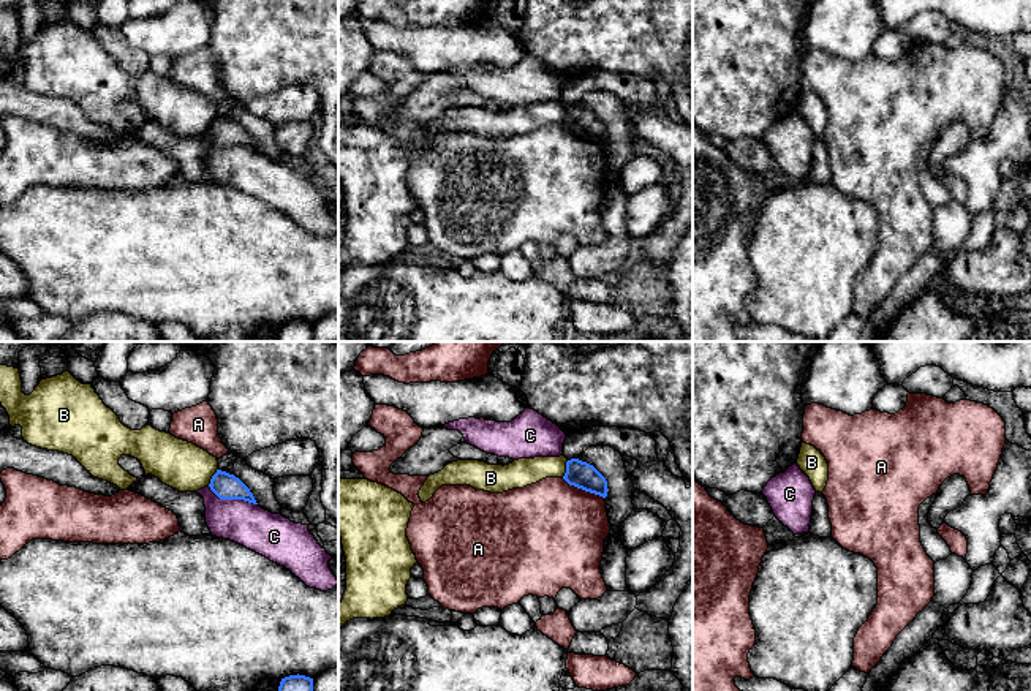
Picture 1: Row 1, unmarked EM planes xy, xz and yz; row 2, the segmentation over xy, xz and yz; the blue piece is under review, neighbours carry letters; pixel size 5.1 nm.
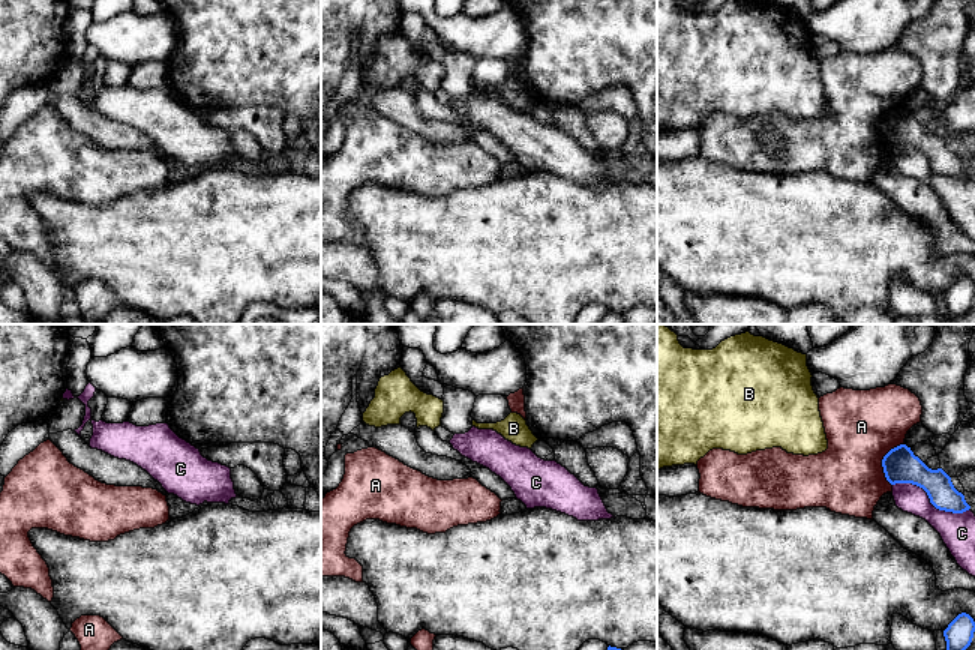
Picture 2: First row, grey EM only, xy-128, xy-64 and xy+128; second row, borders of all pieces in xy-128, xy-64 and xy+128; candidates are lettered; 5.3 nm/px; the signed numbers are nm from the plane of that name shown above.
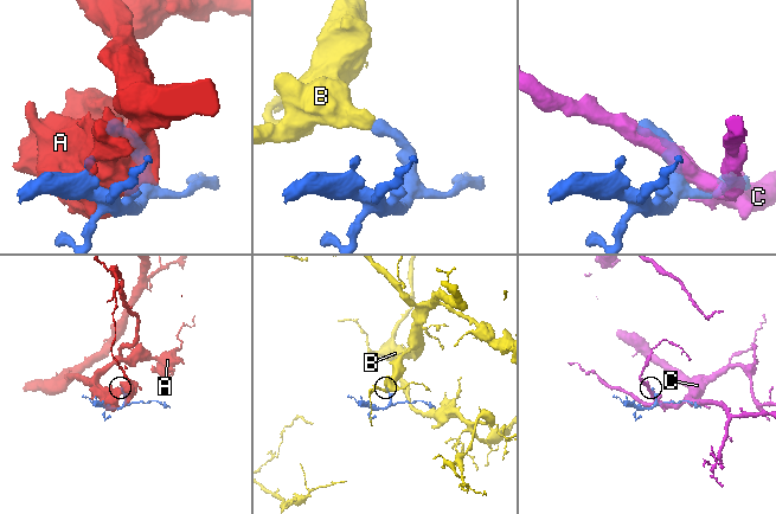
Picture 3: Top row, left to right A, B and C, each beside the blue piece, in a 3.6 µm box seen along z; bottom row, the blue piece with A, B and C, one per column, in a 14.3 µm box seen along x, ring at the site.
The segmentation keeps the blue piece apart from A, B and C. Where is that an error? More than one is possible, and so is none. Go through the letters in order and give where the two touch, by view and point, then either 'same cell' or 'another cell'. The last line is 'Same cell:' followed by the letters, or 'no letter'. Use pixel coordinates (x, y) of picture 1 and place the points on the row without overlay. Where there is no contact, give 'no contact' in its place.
A: contact xz (582, 135); another cell
B: contact xz (566, 114); another cell
C: contact xy (233, 144); another cell
Same cell: no letter

